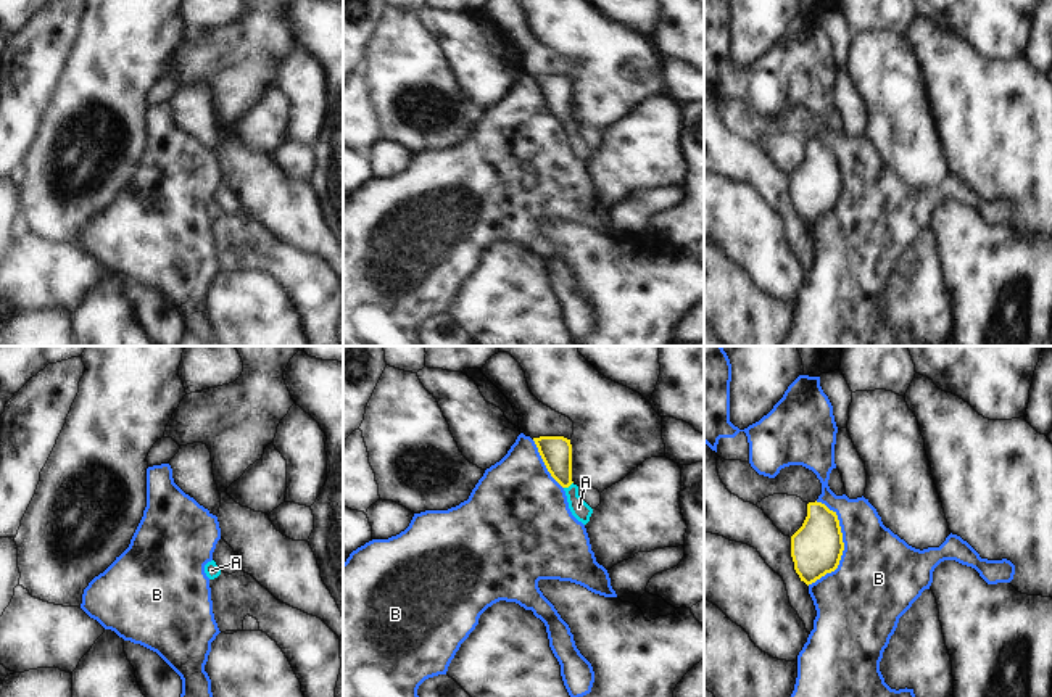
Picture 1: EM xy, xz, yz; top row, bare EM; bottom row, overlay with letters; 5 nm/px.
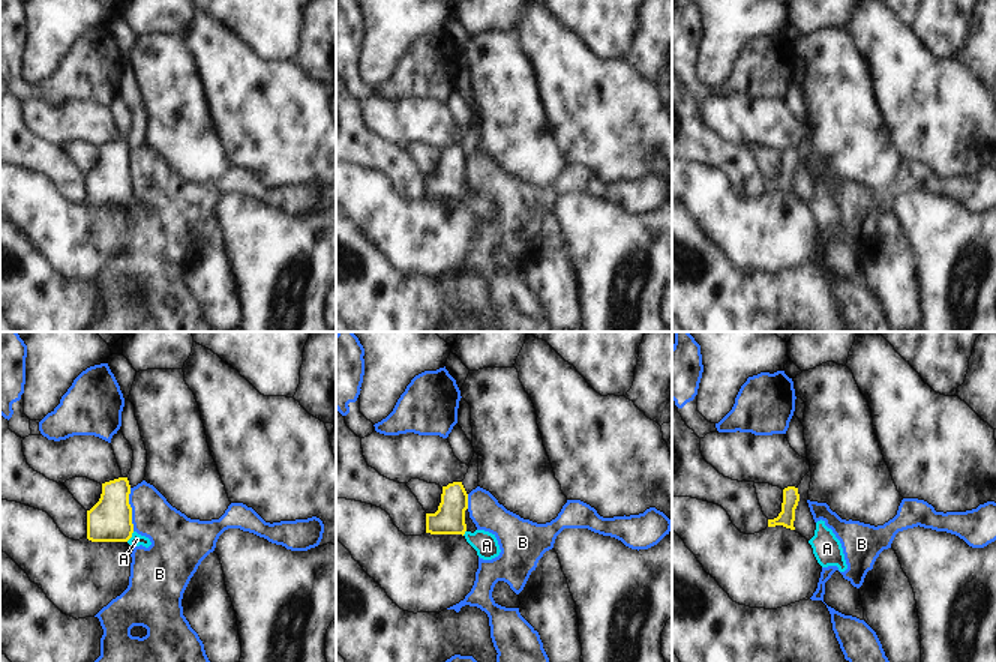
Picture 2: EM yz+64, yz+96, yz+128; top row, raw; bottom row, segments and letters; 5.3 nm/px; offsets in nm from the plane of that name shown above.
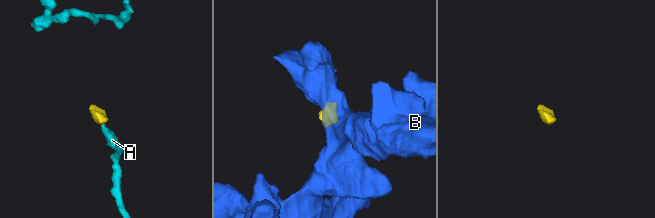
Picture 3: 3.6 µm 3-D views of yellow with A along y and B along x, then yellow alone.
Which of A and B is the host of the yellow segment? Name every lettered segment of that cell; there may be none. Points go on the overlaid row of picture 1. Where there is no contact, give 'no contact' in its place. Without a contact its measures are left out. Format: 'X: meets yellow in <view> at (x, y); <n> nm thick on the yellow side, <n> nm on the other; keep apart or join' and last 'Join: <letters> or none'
A: meets yellow in xz at (567, 486); 160 nm thick on the yellow side, 90 nm on the other; join
B: meets yellow in yz at (843, 548); 260 nm thick on the yellow side, 420 nm on the other; keep apart
Join: A

